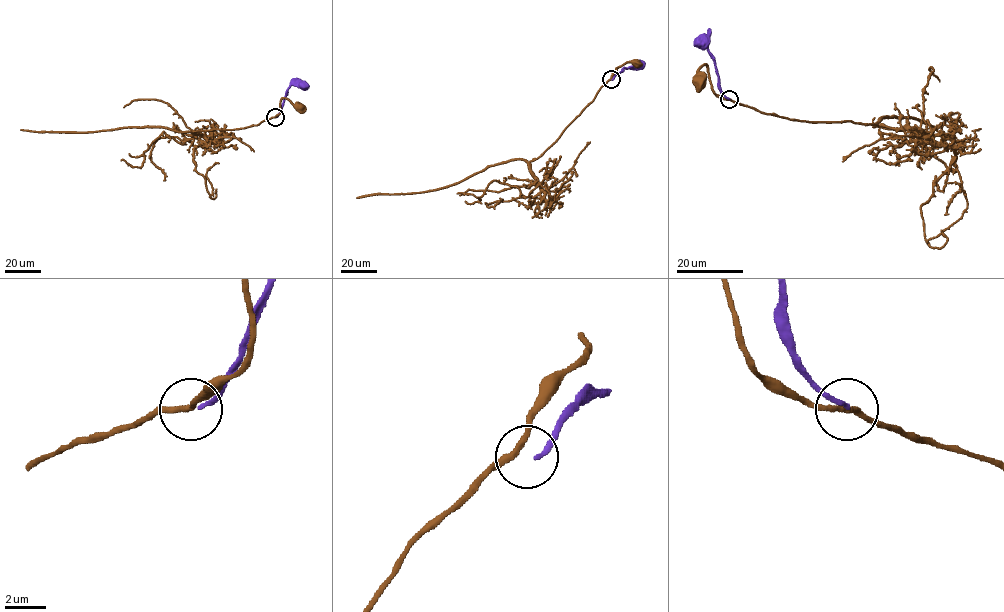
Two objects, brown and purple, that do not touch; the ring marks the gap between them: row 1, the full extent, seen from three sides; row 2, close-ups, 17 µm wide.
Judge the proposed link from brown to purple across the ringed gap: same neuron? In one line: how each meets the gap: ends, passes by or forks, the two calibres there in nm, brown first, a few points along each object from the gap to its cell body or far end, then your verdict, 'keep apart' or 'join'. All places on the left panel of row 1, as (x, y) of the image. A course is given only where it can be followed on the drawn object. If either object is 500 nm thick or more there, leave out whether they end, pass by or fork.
brown passes by; purple ends; calibres 280 and 200 nm; course brown (274, 117), (280, 113), (283, 98), (301, 105); course purple (276, 117), (289, 86), (303, 85); keep apart

